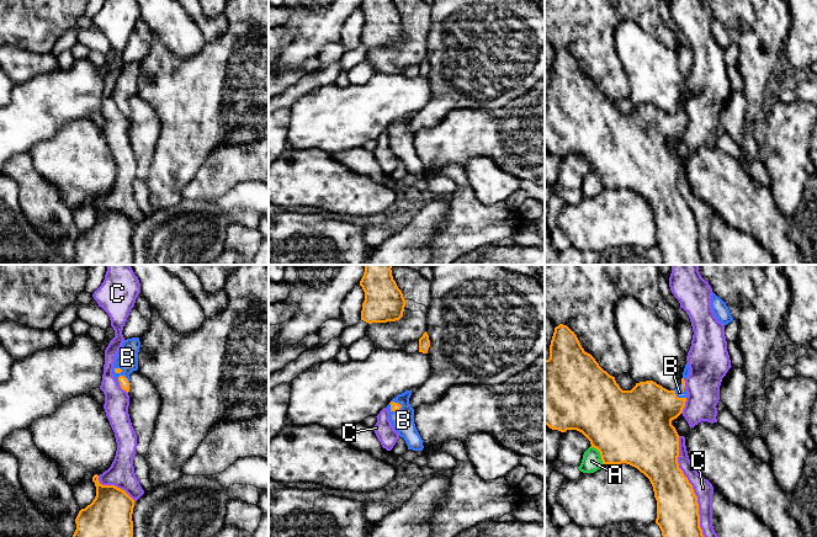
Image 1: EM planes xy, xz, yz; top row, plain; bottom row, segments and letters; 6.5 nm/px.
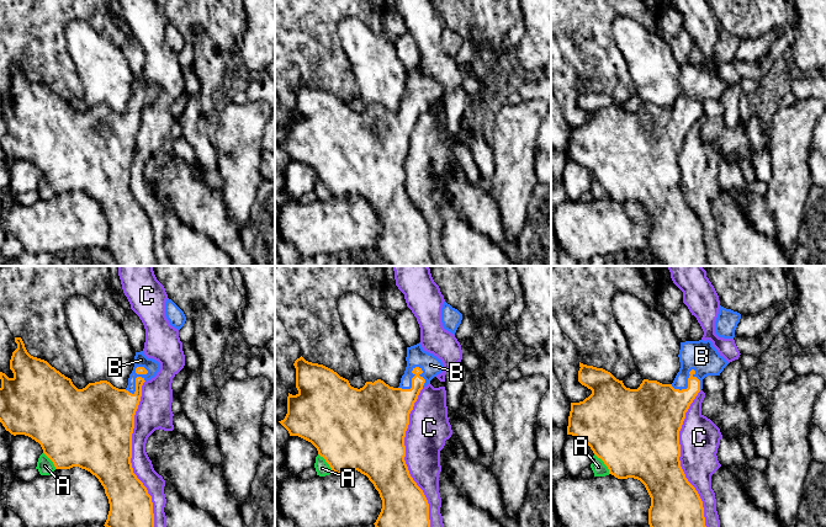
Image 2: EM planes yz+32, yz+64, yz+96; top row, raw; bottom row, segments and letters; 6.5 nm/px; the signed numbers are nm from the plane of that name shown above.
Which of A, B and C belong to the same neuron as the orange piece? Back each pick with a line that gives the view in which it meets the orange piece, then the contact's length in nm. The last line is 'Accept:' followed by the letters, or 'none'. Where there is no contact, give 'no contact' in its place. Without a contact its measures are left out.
B: meets orange in xy; contact 140 nm long
Accept: B

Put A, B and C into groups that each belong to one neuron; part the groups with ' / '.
A / B / C

